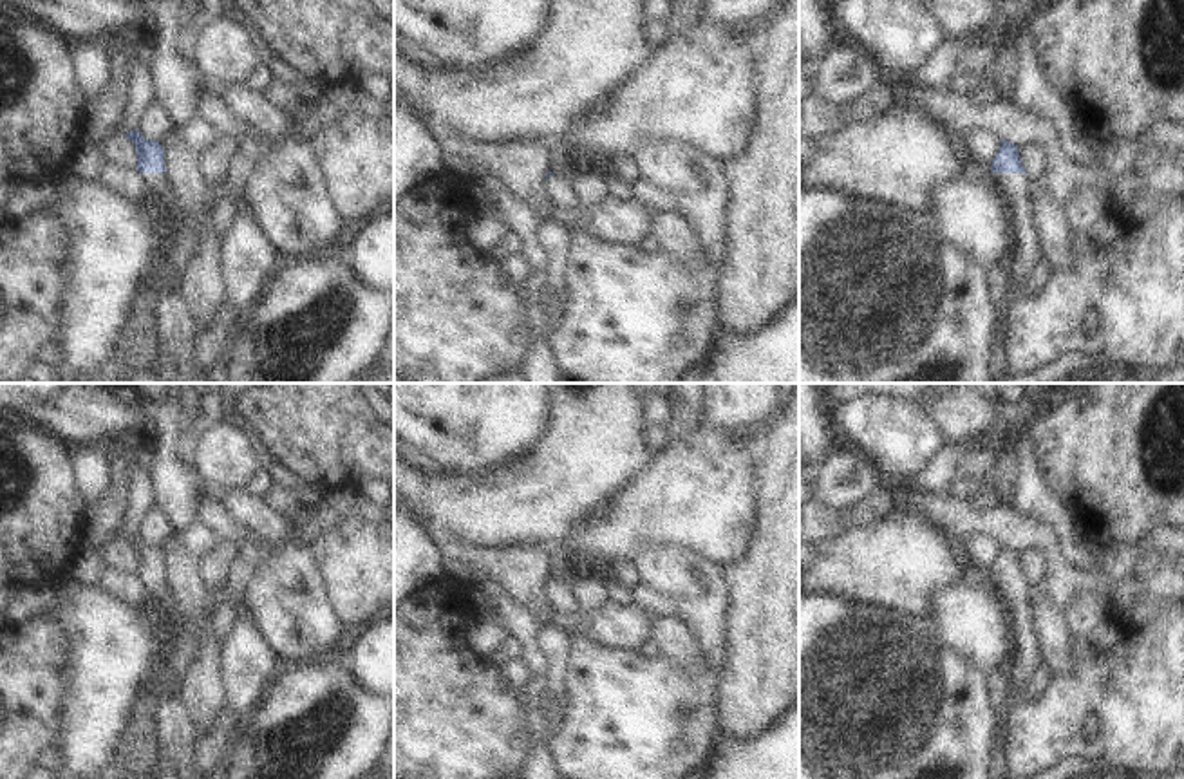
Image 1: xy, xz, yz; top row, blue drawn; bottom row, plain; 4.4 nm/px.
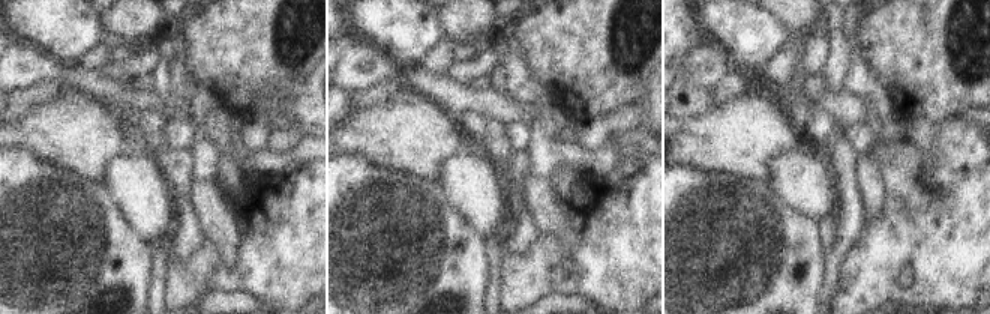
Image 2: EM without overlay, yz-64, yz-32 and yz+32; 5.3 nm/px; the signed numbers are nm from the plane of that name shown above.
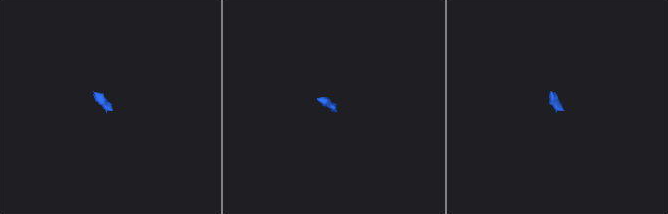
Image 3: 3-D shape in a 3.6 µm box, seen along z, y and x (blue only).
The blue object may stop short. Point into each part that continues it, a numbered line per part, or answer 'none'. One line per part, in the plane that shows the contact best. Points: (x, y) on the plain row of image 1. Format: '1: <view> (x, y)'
1: yz (1025, 658)

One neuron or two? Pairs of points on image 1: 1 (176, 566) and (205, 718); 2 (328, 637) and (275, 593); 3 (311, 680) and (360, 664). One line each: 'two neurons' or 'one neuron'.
1: one neuron
2: one neuron
3: two neurons

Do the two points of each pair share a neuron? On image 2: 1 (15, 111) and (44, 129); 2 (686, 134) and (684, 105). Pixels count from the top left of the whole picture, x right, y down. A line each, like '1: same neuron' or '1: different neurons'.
1: different neurons
2: different neurons

